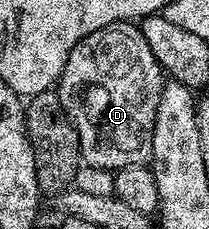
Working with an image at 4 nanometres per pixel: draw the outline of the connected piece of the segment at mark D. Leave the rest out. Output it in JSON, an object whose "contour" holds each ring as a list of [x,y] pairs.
{"contour":[[[135,21],[106,24],[106,28],[98,28],[98,32],[90,32],[90,36],[78,40],[78,44],[74,44],[74,48],[66,60],[66,68],[62,72],[62,76],[58,83],[58,93],[60,95],[60,103],[66,112],[66,116],[74,124],[74,128],[78,132],[80,157],[88,166],[93,166],[99,170],[110,170],[115,172],[127,166],[145,165],[145,163],[151,159],[152,137],[154,136],[154,116],[158,116],[158,102],[164,91],[165,81],[166,75],[164,71],[160,69],[160,65],[154,60],[154,52],[150,52],[150,44],[146,44],[146,36],[142,36],[140,27]]]}

